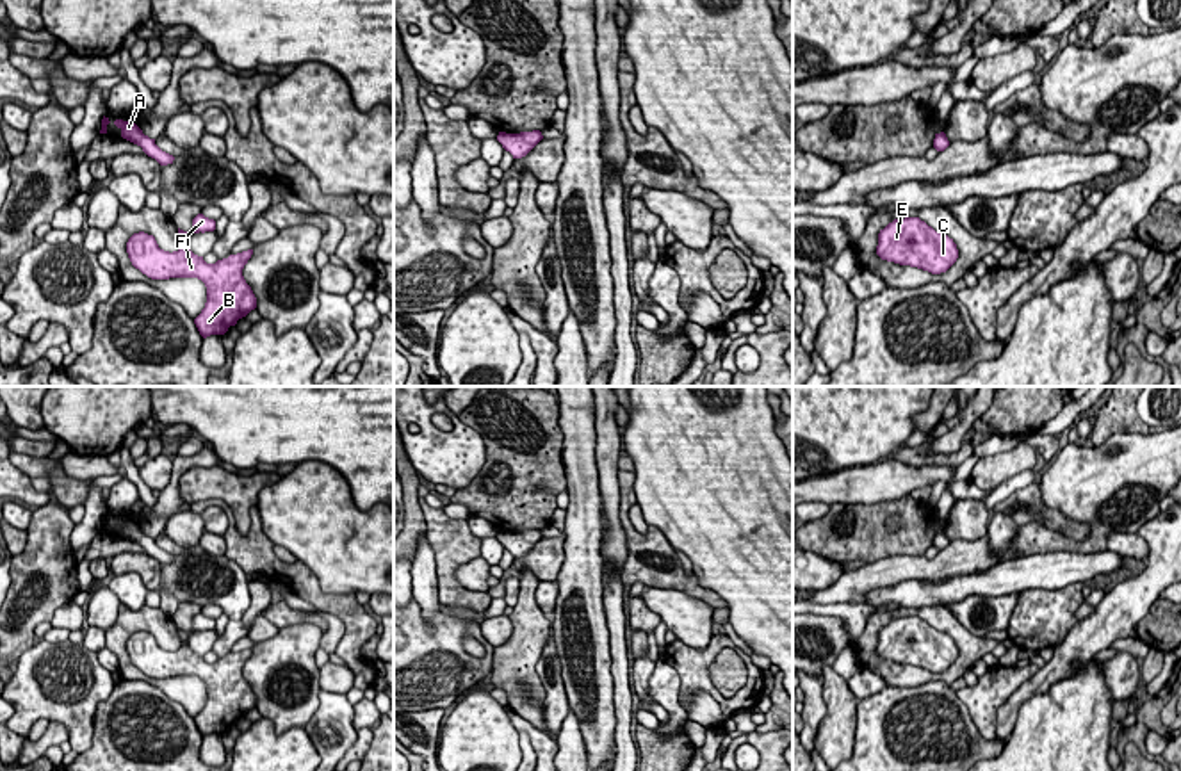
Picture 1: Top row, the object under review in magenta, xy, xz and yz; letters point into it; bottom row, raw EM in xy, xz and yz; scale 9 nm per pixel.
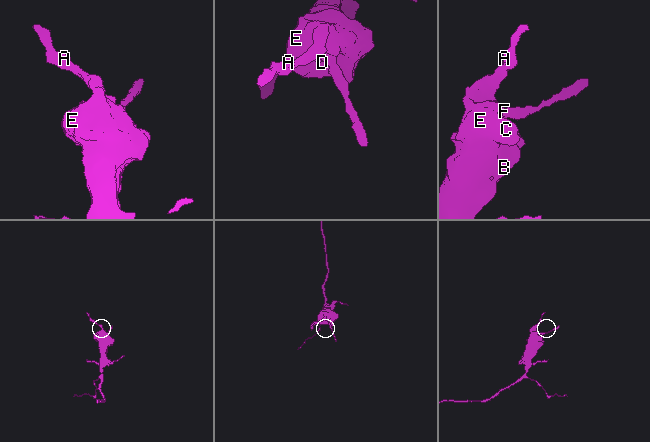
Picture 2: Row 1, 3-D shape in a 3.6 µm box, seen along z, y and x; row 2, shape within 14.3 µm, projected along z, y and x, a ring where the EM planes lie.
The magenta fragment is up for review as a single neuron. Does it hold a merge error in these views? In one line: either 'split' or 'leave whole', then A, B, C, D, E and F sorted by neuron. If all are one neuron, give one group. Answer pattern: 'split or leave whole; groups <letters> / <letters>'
leave whole; groups A B C D E F

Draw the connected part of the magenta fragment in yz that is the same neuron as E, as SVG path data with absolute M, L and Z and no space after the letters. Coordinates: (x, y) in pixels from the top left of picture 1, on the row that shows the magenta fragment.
M905 217L880 230L876 255L887 262L941 274L957 262L958 249L953 239L935 231L919 217Z

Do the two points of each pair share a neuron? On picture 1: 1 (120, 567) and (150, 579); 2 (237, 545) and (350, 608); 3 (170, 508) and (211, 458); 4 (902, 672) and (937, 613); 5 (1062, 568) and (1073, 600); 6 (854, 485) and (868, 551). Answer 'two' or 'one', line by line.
1: one
2: one
3: one
4: one
5: two
6: two

